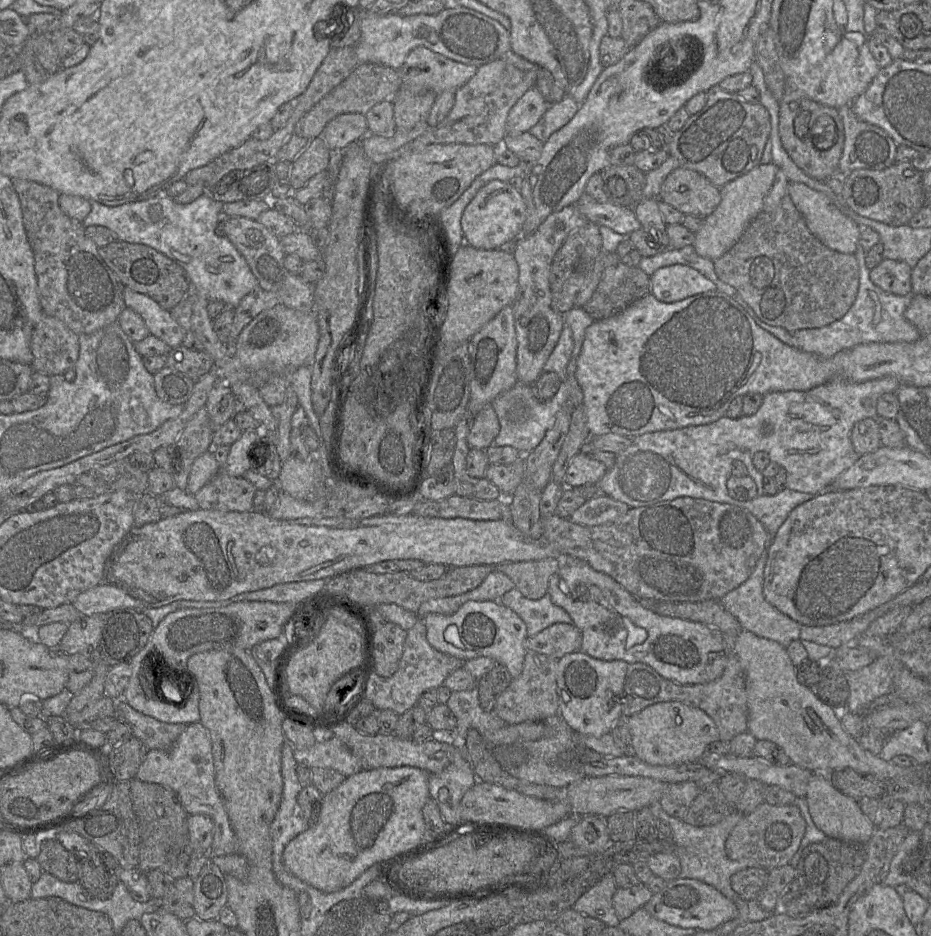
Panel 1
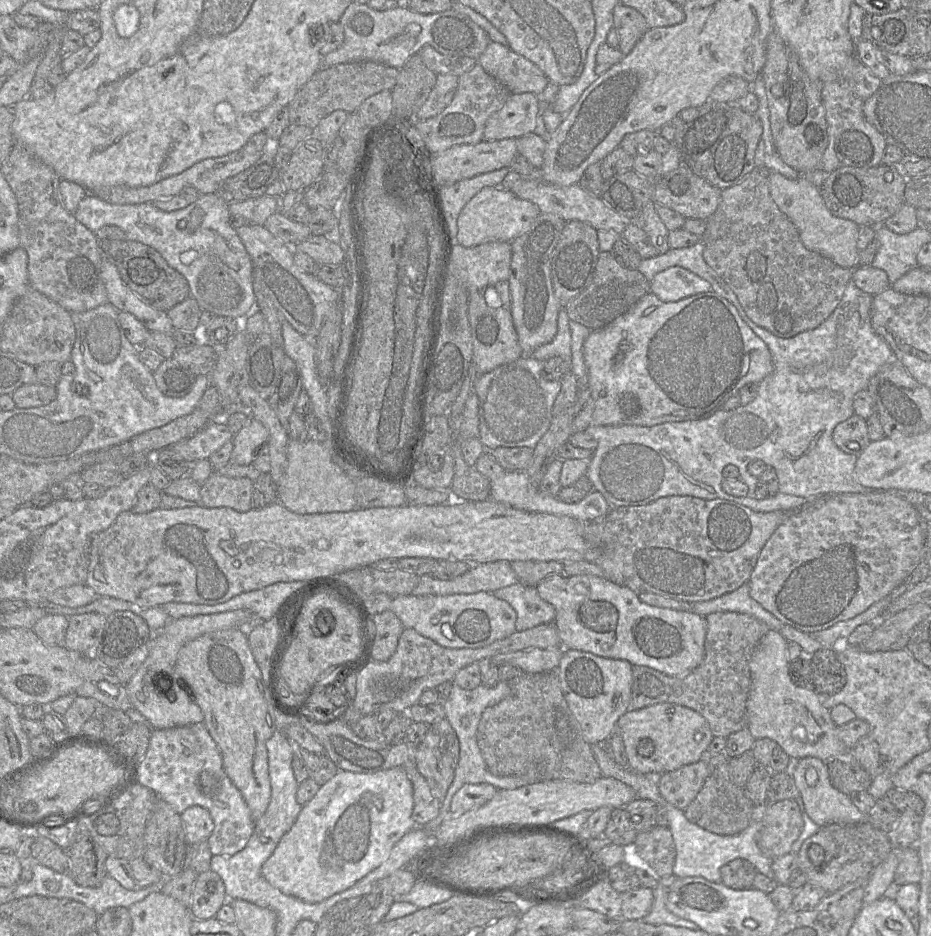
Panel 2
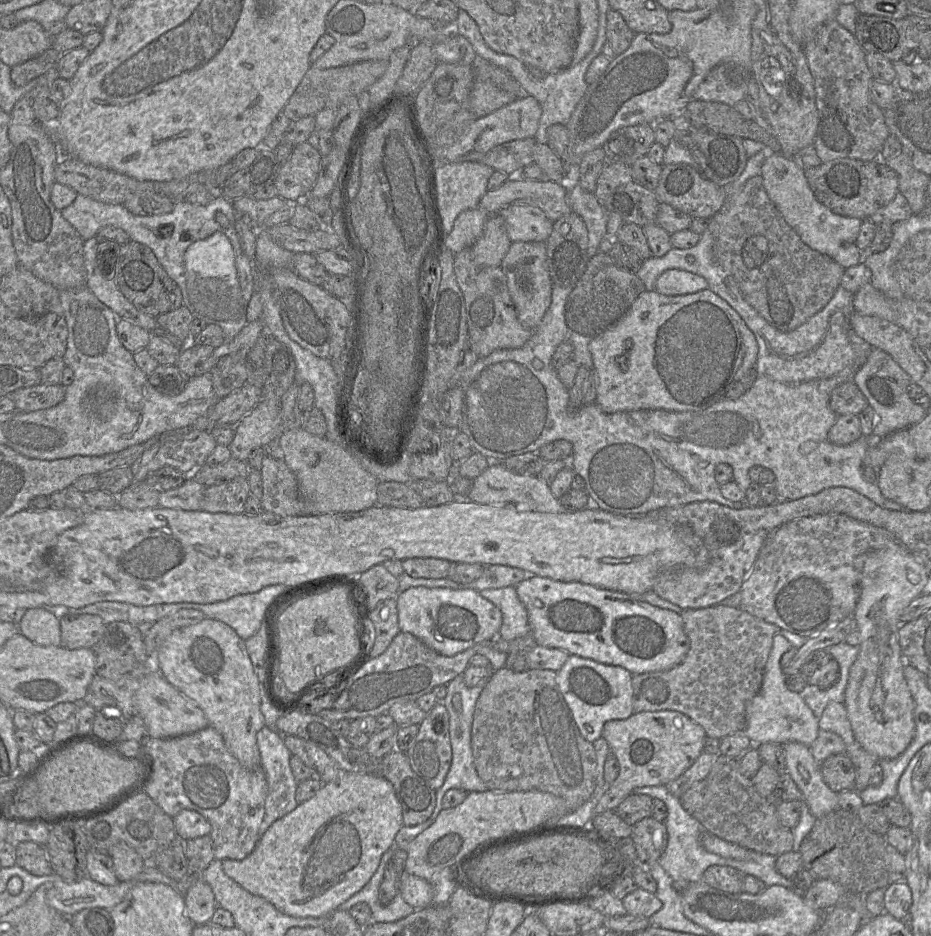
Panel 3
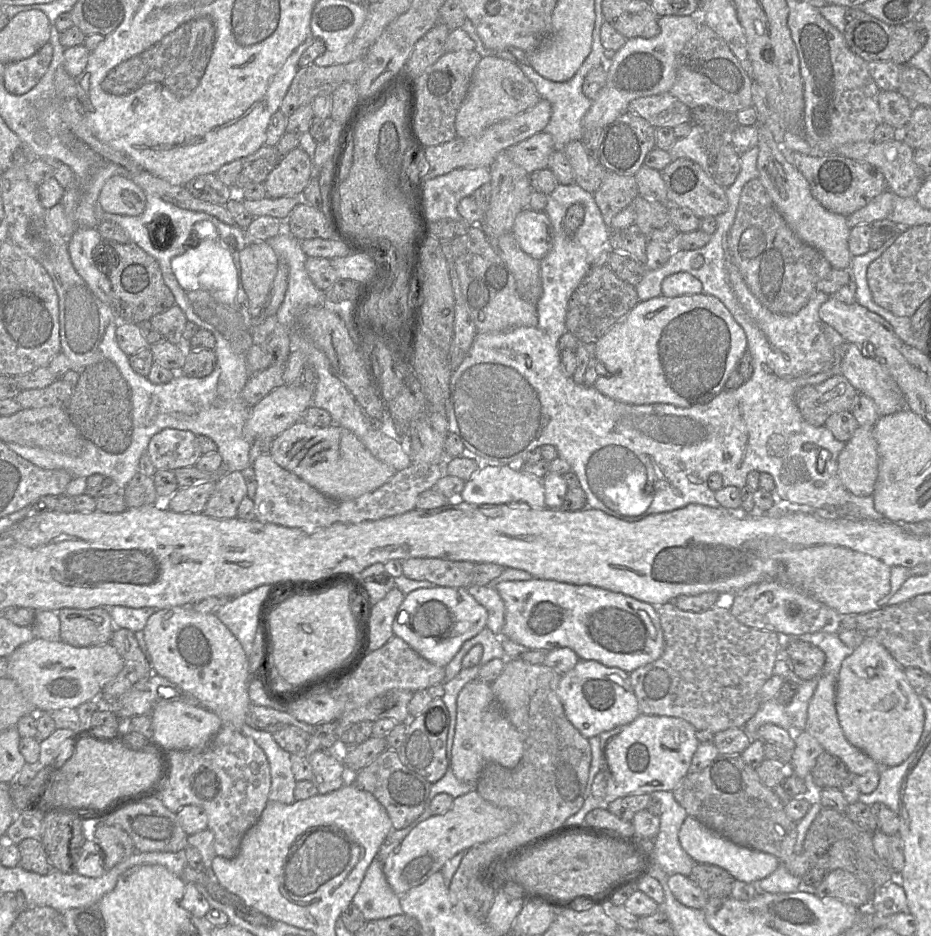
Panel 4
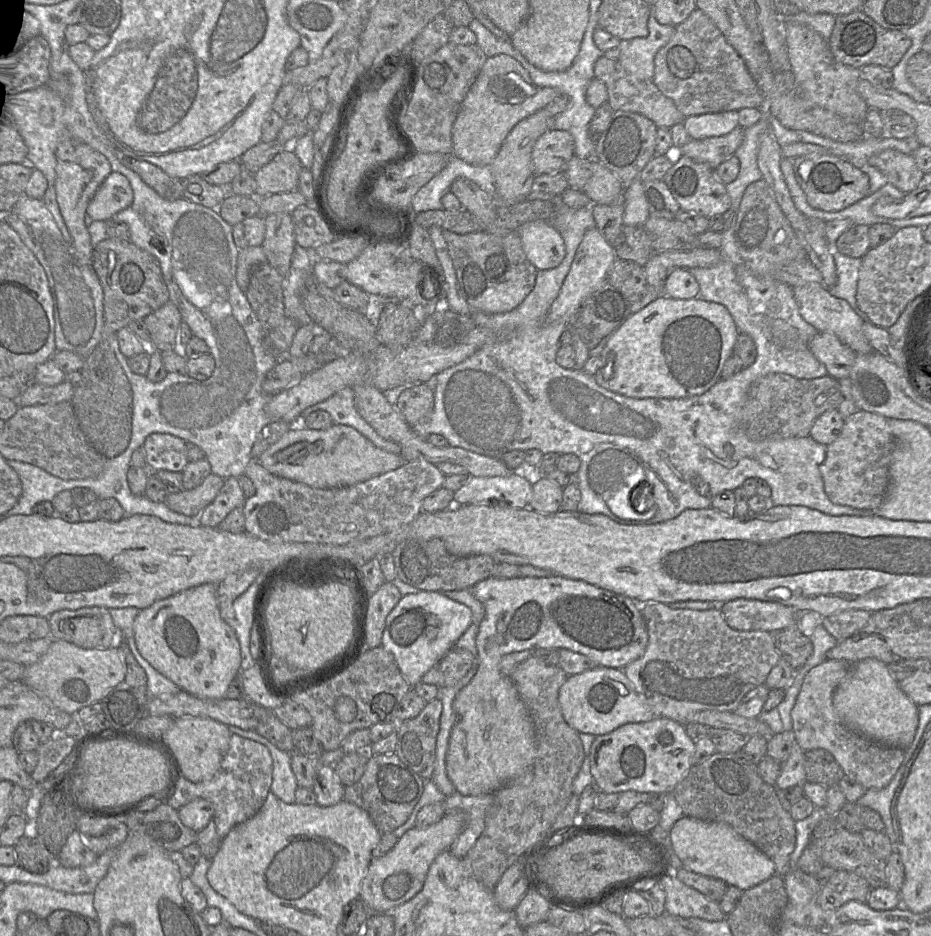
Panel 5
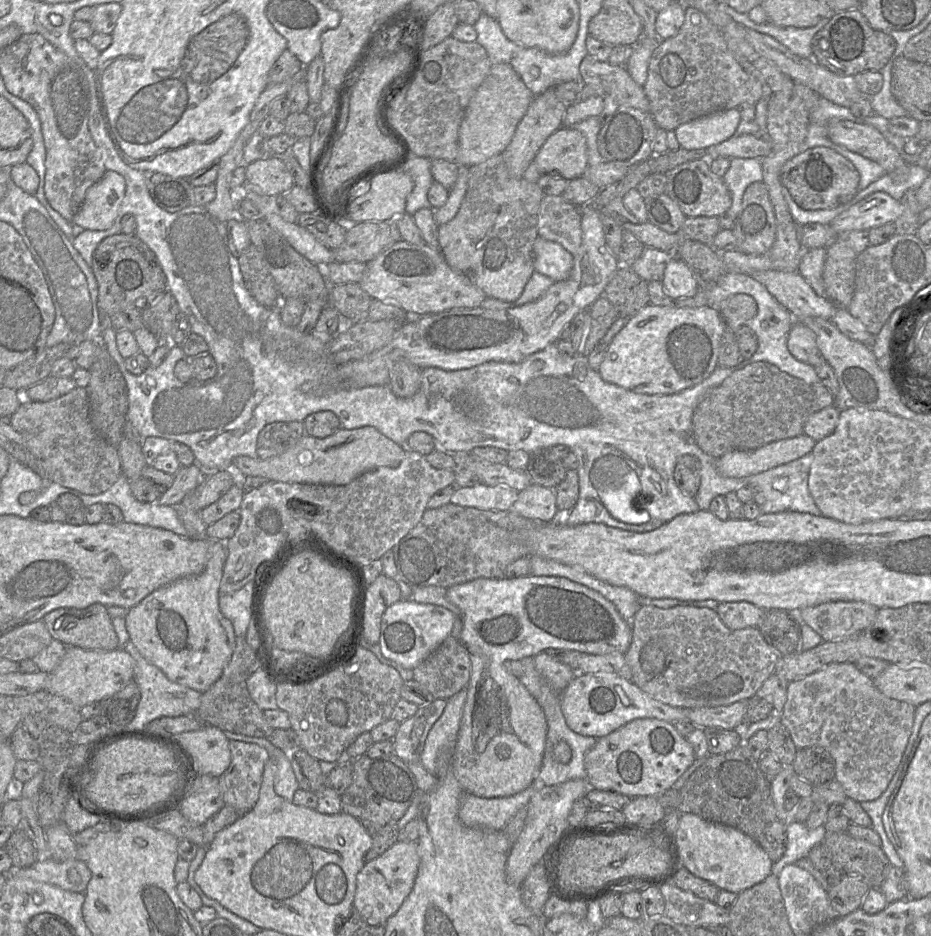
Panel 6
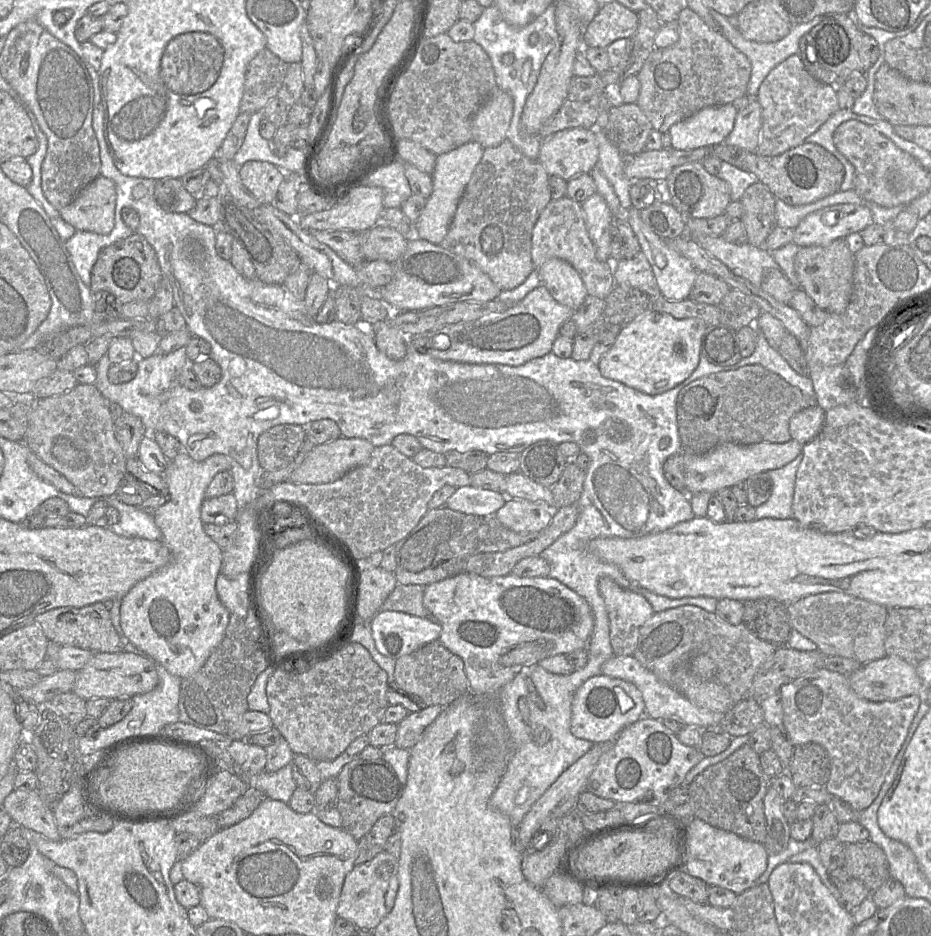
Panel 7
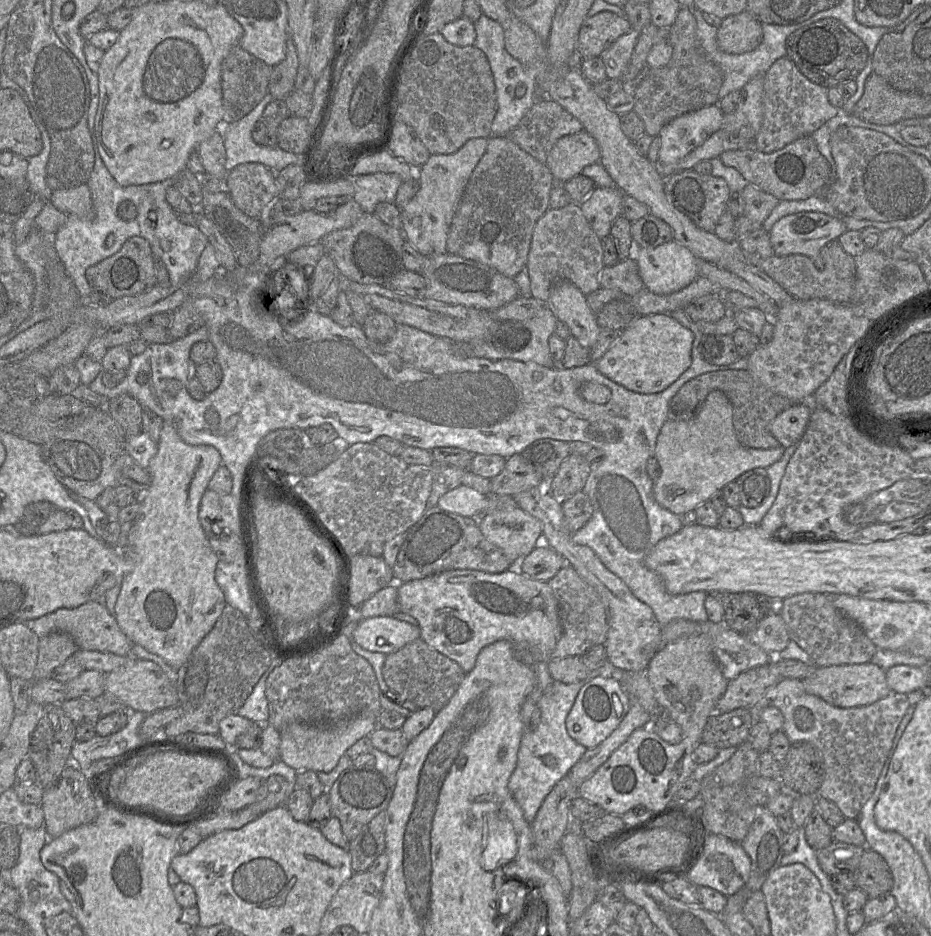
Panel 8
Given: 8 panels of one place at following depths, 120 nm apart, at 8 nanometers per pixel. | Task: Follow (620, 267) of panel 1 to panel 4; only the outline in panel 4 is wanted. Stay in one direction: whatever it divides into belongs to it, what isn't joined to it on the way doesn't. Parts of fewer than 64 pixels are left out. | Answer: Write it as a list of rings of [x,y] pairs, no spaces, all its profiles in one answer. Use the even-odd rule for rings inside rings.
[[[607,265],[594,266],[572,294],[567,308],[566,327],[582,344],[595,344],[639,302],[636,286],[620,278]]]

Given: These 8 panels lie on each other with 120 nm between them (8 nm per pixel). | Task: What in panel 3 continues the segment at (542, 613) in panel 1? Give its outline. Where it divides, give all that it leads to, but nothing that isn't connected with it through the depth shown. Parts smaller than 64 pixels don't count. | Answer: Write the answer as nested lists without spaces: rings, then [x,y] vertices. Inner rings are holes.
[[[514,586],[485,589],[479,593],[498,607],[502,613],[503,620],[498,637],[510,641],[530,635],[528,613]]]

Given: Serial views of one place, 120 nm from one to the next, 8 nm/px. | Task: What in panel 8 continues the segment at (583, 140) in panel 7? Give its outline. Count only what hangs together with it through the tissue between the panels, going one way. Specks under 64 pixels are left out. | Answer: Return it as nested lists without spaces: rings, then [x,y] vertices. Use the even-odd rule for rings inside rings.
[[[583,130],[561,137],[549,152],[546,165],[555,179],[567,182],[600,158],[596,140]]]

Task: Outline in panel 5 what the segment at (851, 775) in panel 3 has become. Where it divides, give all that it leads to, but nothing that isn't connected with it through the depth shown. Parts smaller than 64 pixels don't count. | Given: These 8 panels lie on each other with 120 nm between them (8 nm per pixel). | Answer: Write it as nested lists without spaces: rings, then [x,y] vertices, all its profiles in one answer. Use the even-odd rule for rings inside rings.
[[[822,748],[805,751],[804,769],[808,782],[826,788],[838,786],[845,777],[843,769],[834,756]]]

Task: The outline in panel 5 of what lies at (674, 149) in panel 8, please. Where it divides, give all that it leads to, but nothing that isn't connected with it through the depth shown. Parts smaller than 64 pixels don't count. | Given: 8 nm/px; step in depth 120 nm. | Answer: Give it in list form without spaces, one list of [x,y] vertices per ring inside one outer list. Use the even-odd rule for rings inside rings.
[[[738,111],[694,115],[685,118],[683,125],[691,139],[723,136],[739,127]]]

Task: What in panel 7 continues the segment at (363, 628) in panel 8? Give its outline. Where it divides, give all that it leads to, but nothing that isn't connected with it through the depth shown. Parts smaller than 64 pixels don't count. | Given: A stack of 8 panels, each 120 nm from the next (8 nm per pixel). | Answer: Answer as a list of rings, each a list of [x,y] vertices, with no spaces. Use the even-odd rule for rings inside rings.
[[[399,611],[378,612],[370,627],[377,650],[394,660],[439,640],[442,631],[433,617],[421,618]]]

